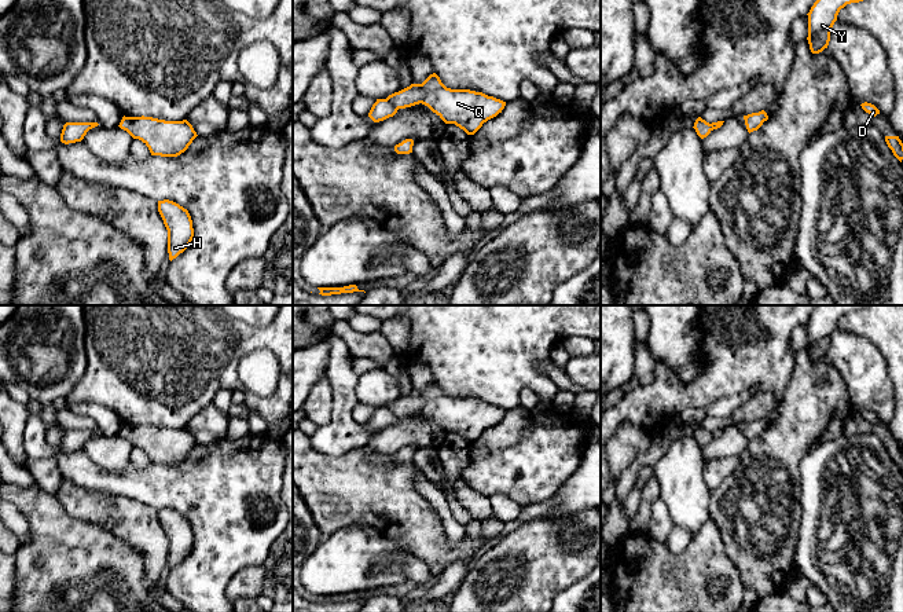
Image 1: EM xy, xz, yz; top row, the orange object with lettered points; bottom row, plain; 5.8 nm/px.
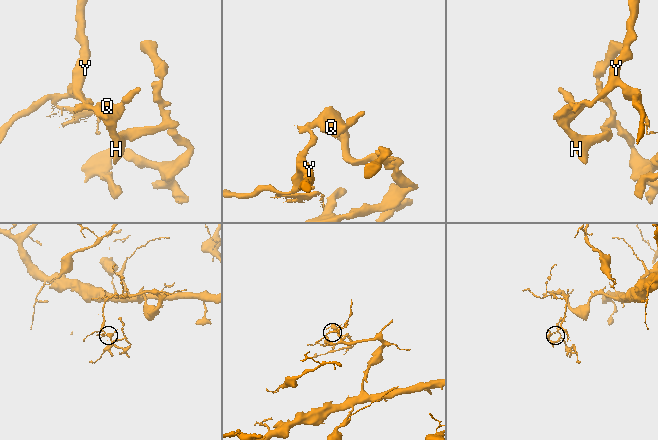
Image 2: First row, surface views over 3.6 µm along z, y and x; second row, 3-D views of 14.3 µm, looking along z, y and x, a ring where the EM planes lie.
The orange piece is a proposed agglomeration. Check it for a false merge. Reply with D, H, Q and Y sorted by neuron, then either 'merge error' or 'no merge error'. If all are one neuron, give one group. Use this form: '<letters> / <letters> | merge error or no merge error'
D Y / H Q | merge error

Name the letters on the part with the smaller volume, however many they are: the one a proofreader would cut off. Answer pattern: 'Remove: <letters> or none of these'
Remove: H, Q

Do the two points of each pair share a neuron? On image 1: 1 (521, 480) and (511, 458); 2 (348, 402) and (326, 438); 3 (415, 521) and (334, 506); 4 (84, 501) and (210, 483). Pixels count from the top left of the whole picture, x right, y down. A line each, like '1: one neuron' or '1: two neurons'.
1: one neuron
2: one neuron
3: one neuron
4: two neurons

